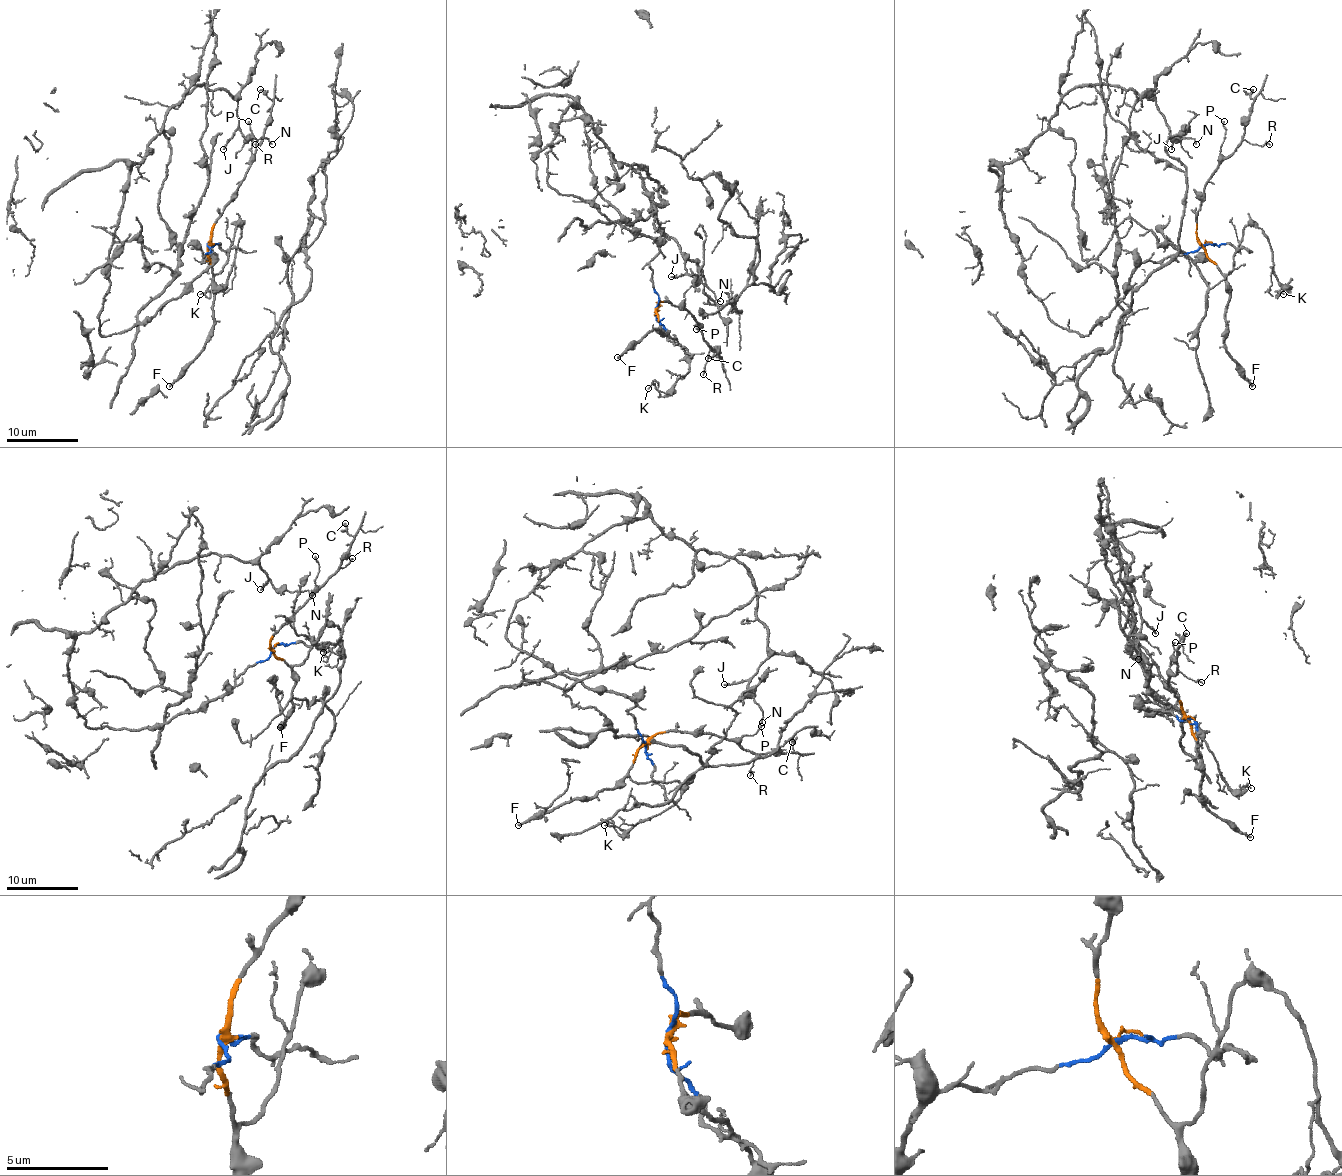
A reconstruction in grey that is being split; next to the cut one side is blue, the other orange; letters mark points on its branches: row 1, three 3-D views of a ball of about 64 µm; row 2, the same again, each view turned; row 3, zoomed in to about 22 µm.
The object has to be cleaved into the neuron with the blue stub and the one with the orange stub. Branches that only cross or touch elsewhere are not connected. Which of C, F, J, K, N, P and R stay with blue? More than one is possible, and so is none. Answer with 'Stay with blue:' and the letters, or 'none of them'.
Stay with blue: J, N

